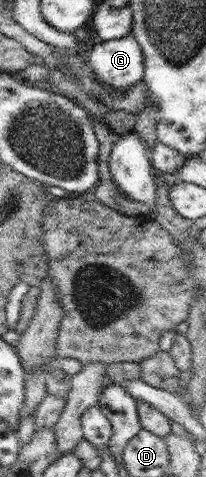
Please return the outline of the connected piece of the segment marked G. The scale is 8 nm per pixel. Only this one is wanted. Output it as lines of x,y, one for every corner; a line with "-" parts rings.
133,34
119,39
97,41
92,51
86,53
86,61
89,63
96,79
111,91
125,93
133,85
142,81
144,77
144,57
139,42

